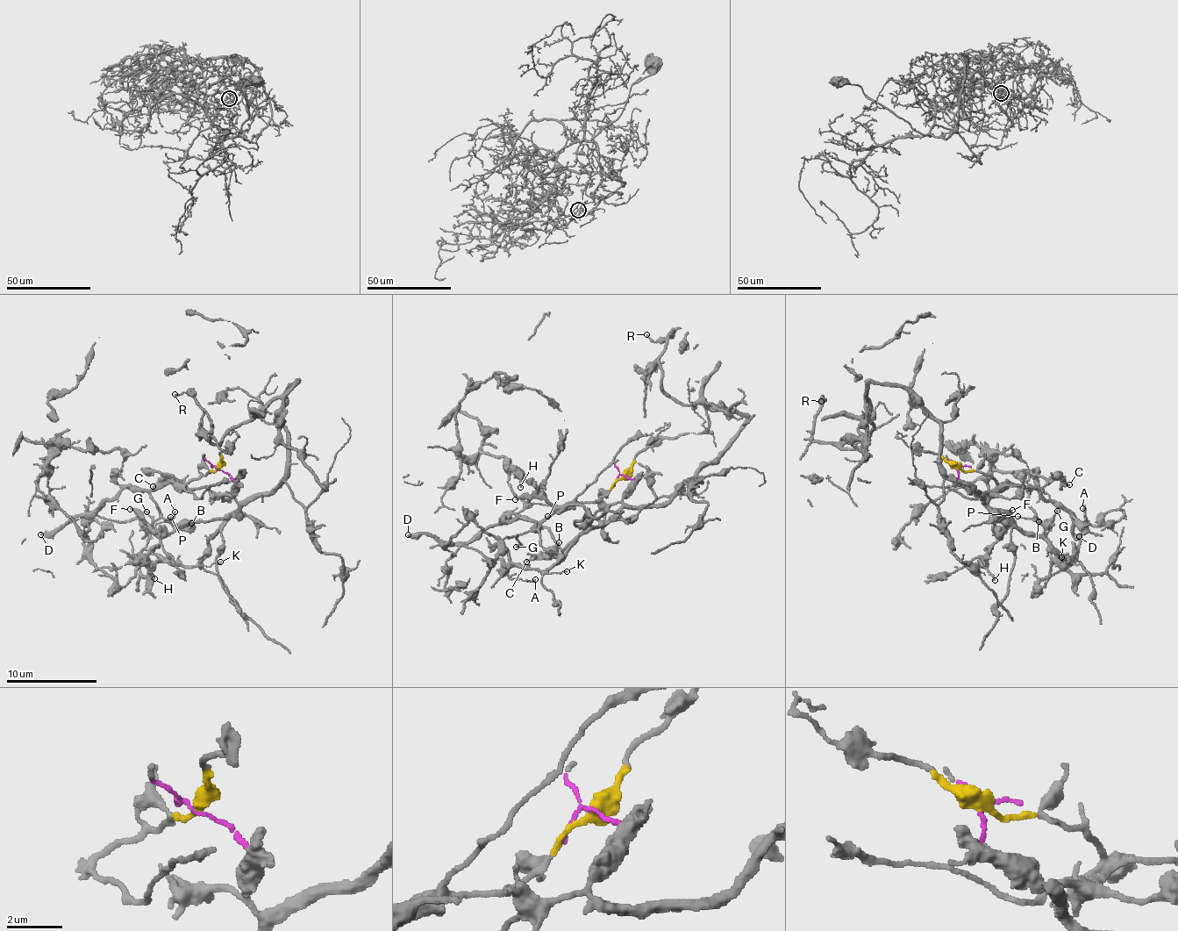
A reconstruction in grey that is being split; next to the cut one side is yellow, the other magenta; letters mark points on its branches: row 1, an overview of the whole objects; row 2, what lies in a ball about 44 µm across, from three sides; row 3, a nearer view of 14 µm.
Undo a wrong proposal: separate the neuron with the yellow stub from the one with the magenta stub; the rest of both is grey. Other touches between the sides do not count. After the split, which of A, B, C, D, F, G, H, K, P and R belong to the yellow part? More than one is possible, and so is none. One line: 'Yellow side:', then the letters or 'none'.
Yellow side: A, B, D, G, P

